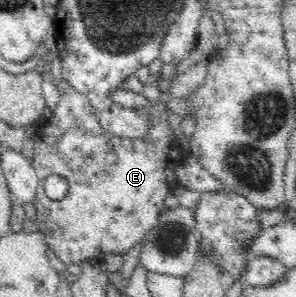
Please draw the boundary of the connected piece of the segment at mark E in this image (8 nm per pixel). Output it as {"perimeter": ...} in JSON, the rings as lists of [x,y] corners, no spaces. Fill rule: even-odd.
{"perimeter":[[[64,78],[51,80],[60,94],[75,94],[75,120],[47,119],[37,125],[32,165],[38,175],[38,189],[32,203],[36,208],[38,231],[65,265],[79,265],[83,260],[109,253],[122,256],[157,224],[165,207],[165,196],[179,186],[175,168],[187,152],[181,151],[172,134],[165,102],[151,103],[143,93],[122,87],[111,92],[111,100],[138,110],[152,122],[143,138],[121,138],[109,134],[99,124],[86,96],[73,90]],[[51,174],[68,180],[68,193],[61,200],[52,201],[46,195],[44,182]]]}

